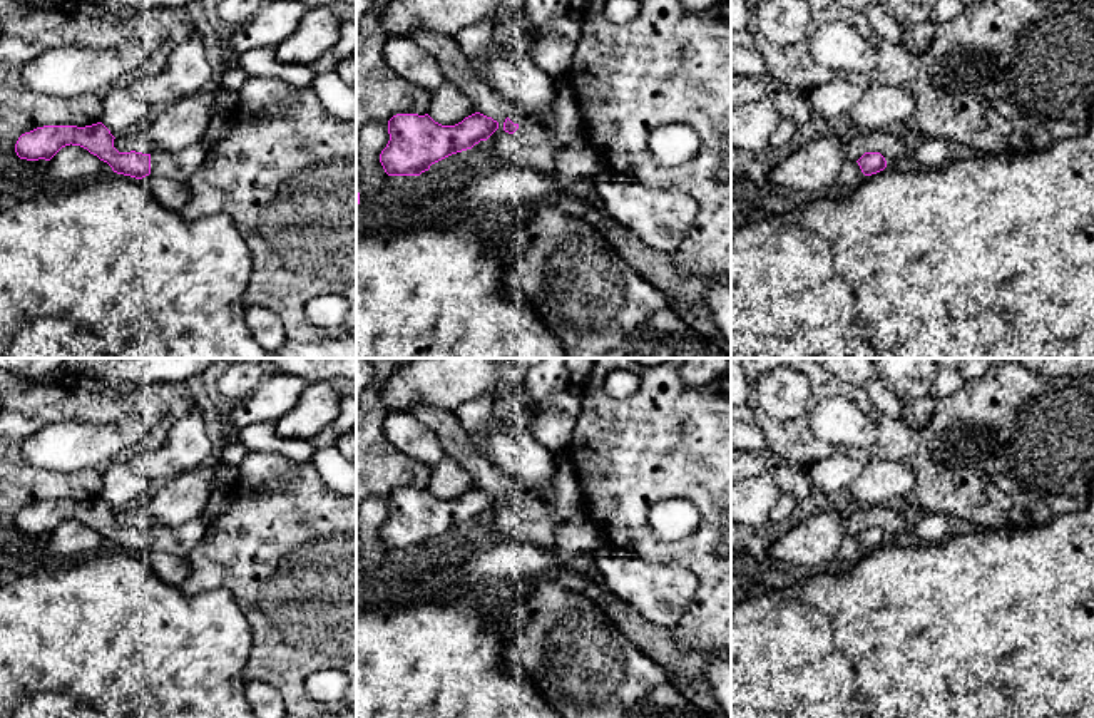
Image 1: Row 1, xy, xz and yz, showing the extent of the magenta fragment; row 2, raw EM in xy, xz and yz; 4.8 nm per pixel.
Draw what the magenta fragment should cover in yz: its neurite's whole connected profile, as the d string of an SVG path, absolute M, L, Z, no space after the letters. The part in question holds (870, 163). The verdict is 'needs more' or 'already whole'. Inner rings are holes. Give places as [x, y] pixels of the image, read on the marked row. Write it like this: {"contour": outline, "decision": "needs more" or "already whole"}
{"contour": "M865 152L856 162L865 176L877 174L887 167L887 161L880 152Z", "decision": "already whole"}

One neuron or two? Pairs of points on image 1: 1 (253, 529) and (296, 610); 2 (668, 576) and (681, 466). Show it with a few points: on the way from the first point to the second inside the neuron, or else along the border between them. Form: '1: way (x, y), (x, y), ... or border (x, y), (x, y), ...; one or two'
1: way (273, 549), (296, 573), (296, 589); one
2: border (631, 554), (688, 568), (696, 576), (696, 591); two

